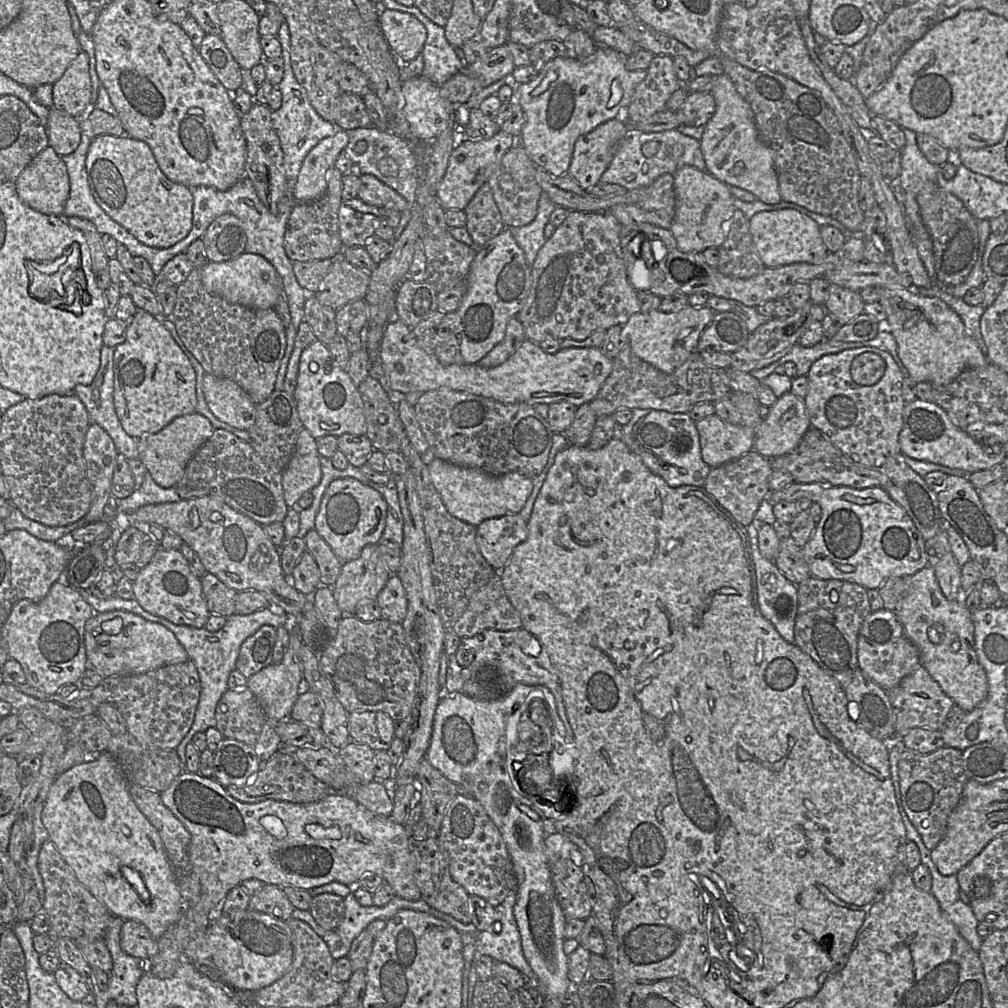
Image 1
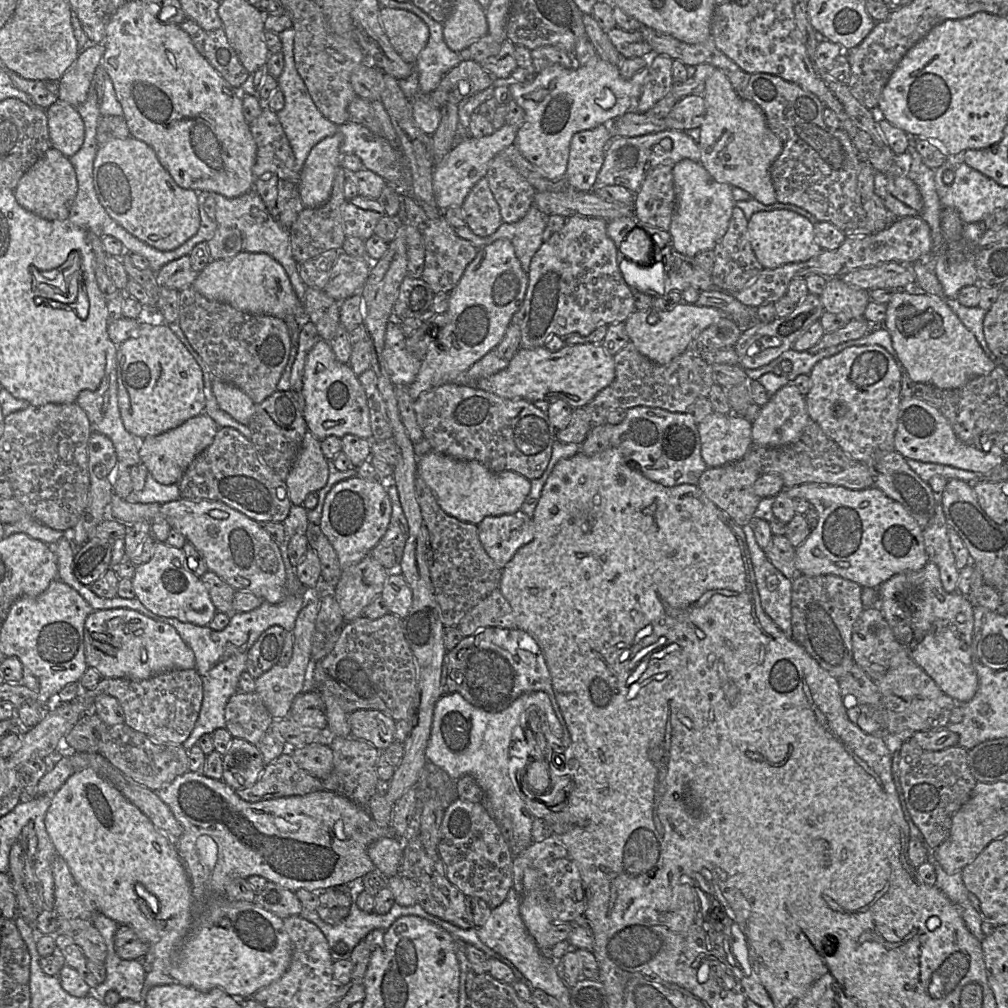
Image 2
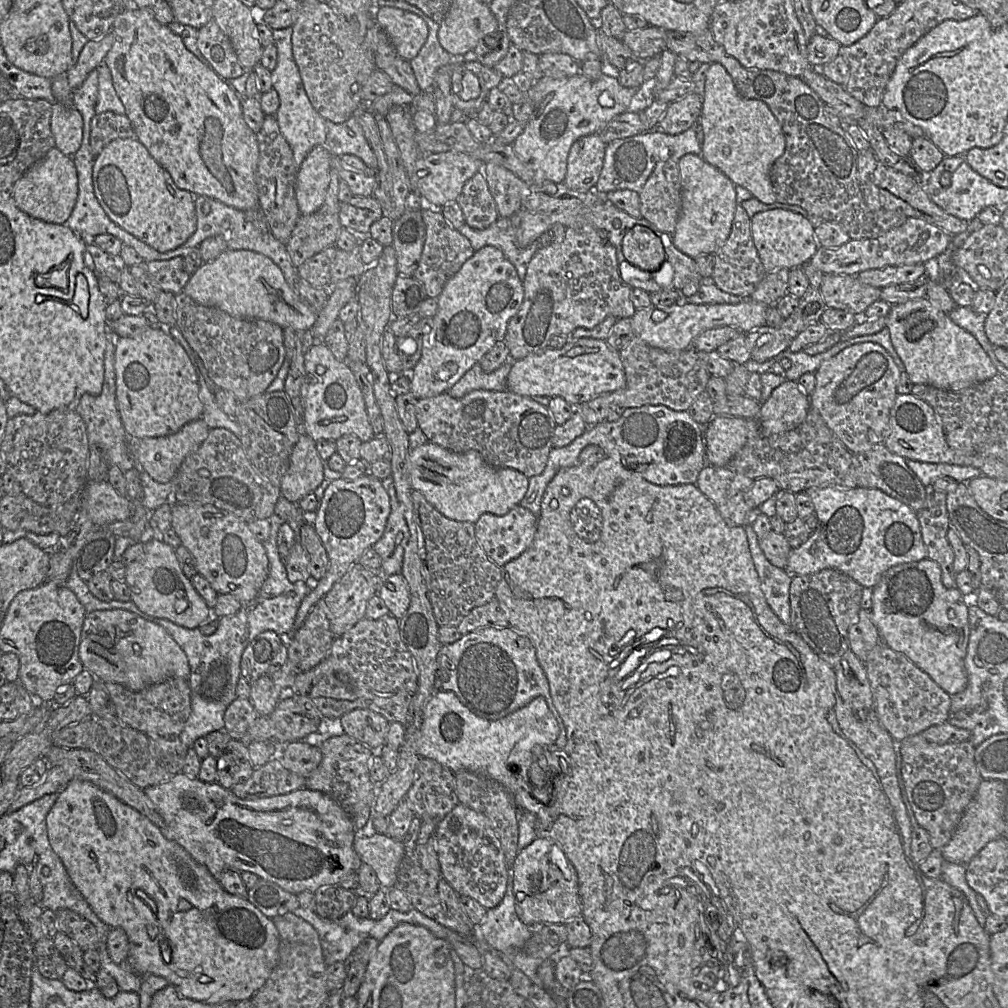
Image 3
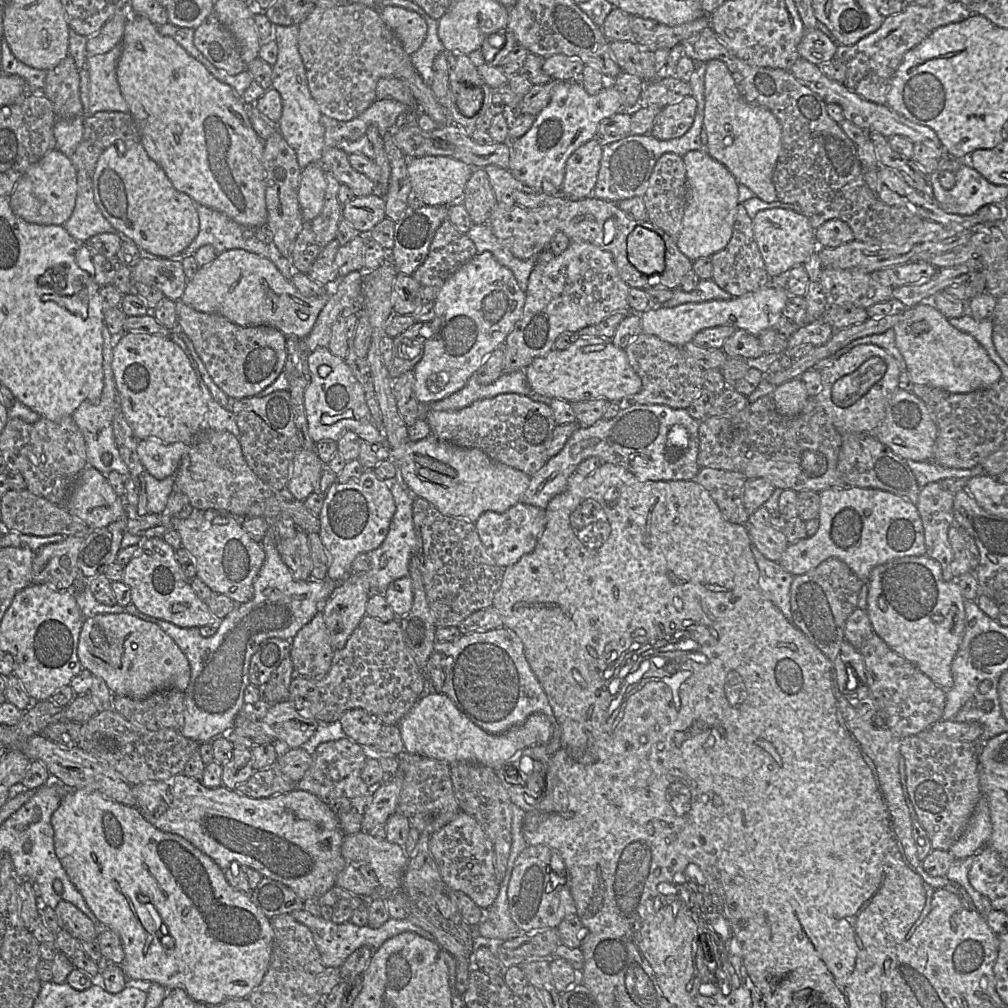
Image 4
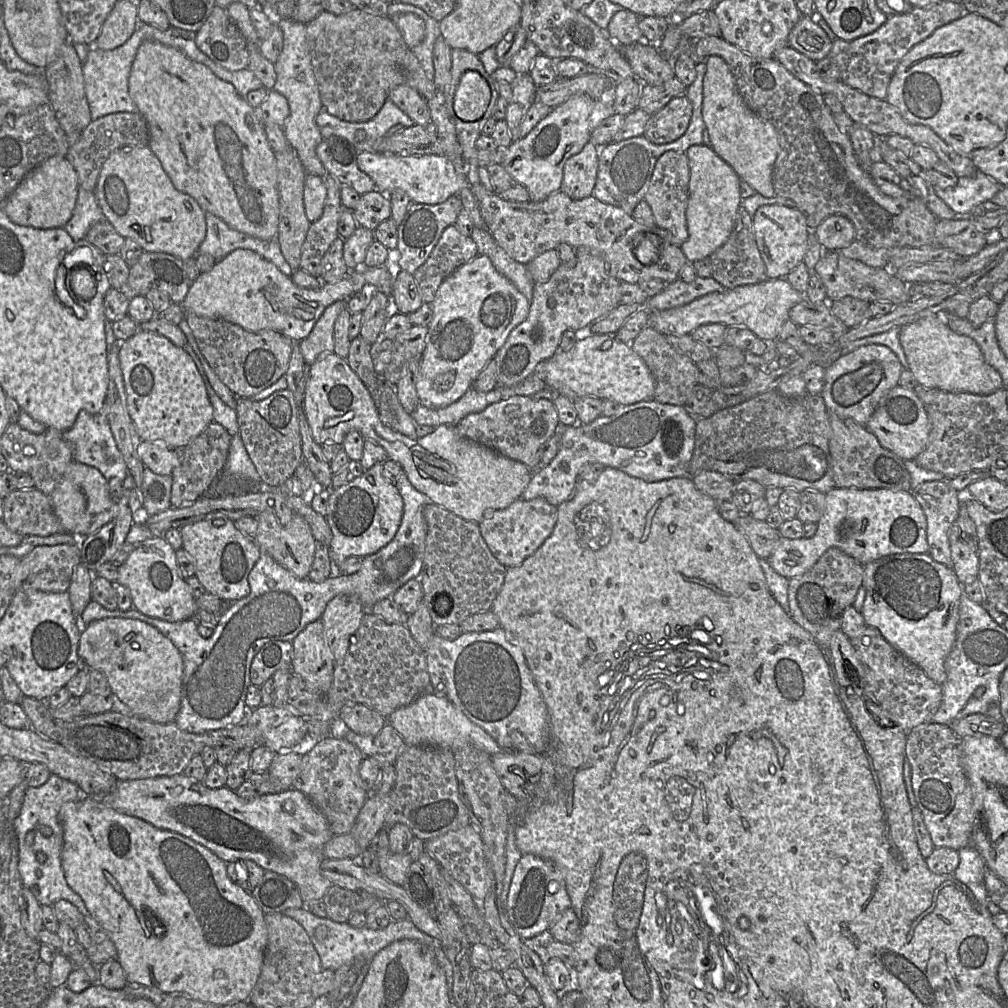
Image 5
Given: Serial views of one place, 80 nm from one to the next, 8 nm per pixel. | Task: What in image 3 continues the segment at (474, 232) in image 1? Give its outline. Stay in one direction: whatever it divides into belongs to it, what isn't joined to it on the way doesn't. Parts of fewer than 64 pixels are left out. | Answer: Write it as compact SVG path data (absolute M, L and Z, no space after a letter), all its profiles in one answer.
M483 169L465 183L456 202L462 209L466 224L474 229L486 229L500 217Z

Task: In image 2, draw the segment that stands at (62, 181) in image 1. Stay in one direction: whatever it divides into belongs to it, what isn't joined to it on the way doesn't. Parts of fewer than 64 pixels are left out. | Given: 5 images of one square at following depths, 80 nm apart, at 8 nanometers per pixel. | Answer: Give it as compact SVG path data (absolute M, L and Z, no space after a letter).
M51 147L21 177L14 195L17 202L27 211L49 221L68 222L77 190L76 173L69 158Z

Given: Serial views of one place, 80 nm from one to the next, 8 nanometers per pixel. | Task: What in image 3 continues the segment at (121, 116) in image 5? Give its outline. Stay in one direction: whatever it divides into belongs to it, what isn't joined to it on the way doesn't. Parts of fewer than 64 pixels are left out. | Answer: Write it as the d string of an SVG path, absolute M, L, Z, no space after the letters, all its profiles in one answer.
M107 111L96 114L91 121L90 147L95 157L111 141L134 137L133 126L126 115Z

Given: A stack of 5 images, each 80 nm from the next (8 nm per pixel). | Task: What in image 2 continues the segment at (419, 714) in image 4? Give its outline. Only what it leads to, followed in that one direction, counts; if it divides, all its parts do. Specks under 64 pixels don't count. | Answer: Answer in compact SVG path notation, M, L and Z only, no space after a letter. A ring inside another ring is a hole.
M458 692L444 693L437 701L429 742L425 751L427 761L432 762L456 781L464 775L472 776L485 792L494 807L502 807L504 815L511 819L513 837L510 849L513 856L531 845L534 817L520 797L520 787L513 784L508 771L510 767L528 769L533 759L549 762L559 758L557 738L563 737L563 728L550 703L538 699L529 701L523 694L500 712L487 712L466 701ZM535 711L540 718L541 732L547 742L547 749L537 744L536 734L528 726L528 714Z

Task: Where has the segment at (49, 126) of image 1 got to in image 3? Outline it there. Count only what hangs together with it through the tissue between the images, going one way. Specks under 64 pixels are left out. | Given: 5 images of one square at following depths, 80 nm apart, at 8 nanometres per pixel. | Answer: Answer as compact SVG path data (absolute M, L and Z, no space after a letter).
M52 103L50 129L55 148L64 155L73 157L79 150L83 139L83 118L74 105Z

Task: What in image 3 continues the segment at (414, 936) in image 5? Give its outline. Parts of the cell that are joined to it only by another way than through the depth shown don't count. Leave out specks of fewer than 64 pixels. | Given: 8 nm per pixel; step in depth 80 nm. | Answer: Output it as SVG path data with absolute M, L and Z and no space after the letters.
M300 907L294 910L292 913L308 922L317 931L322 947L323 958L327 966L336 962L346 963L355 948L363 940L372 937L378 941L381 941L388 933L390 933L401 923L410 923L423 926L436 937L444 940L446 940L447 936L450 934L450 931L452 931L433 919L423 915L414 908L408 912L400 912L390 909L388 913L380 920L373 920L369 917L358 918L351 912L351 910L337 920L323 920L315 912Z

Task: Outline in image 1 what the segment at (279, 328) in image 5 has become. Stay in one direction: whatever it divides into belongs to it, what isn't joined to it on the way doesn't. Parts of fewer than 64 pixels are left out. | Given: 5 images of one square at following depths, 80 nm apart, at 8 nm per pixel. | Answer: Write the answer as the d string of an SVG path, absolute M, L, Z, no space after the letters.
M243 252L238 257L229 261L208 261L203 267L201 267L201 280L208 293L219 296L229 303L238 304L252 309L273 309L279 296L284 293L282 279L277 273L275 267L263 256L247 252Z

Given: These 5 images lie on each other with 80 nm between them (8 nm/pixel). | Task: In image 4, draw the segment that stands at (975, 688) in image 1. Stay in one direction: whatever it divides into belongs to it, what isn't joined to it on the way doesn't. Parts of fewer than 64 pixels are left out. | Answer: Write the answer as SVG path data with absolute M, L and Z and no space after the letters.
M926 556L892 559L874 567L866 582L867 614L875 632L895 653L912 663L936 685L948 690L953 685L951 664L958 651L965 628L965 598L957 580L945 581L940 564Z

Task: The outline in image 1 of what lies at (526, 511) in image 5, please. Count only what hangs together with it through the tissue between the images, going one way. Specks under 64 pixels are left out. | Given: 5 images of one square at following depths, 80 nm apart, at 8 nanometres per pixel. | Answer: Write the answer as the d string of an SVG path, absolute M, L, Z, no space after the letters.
M519 513L489 518L476 526L477 546L497 572L508 563L514 548L527 538L527 522Z

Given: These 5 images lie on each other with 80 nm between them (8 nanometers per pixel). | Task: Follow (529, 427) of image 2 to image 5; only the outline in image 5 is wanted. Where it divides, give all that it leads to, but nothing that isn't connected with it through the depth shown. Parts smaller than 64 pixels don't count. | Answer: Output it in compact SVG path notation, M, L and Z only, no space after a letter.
M513 395L492 403L481 412L468 414L455 424L456 431L461 437L522 462L532 471L537 471L540 447L550 439L558 427L559 419L553 401L535 400L532 396L522 395Z

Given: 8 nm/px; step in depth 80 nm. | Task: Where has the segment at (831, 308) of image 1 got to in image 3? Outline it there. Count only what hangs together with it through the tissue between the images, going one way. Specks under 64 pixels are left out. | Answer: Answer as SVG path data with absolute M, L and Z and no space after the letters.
M824 274L820 291L826 307L849 311L858 317L881 295L880 288L846 274Z

